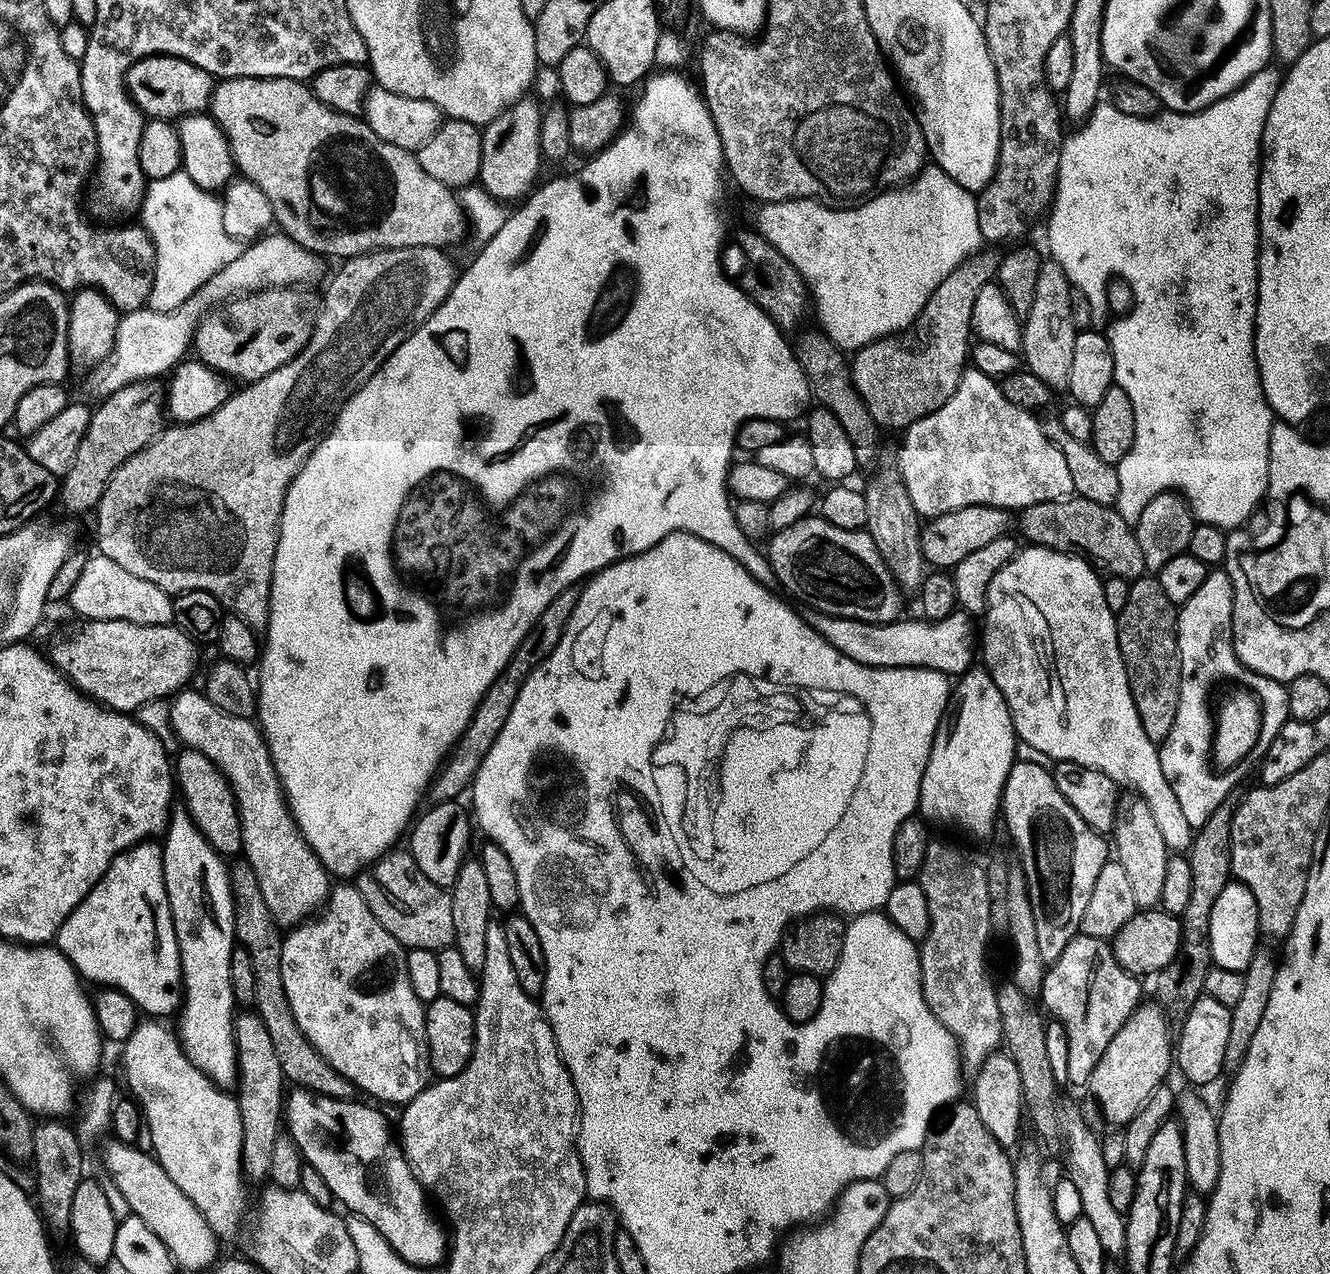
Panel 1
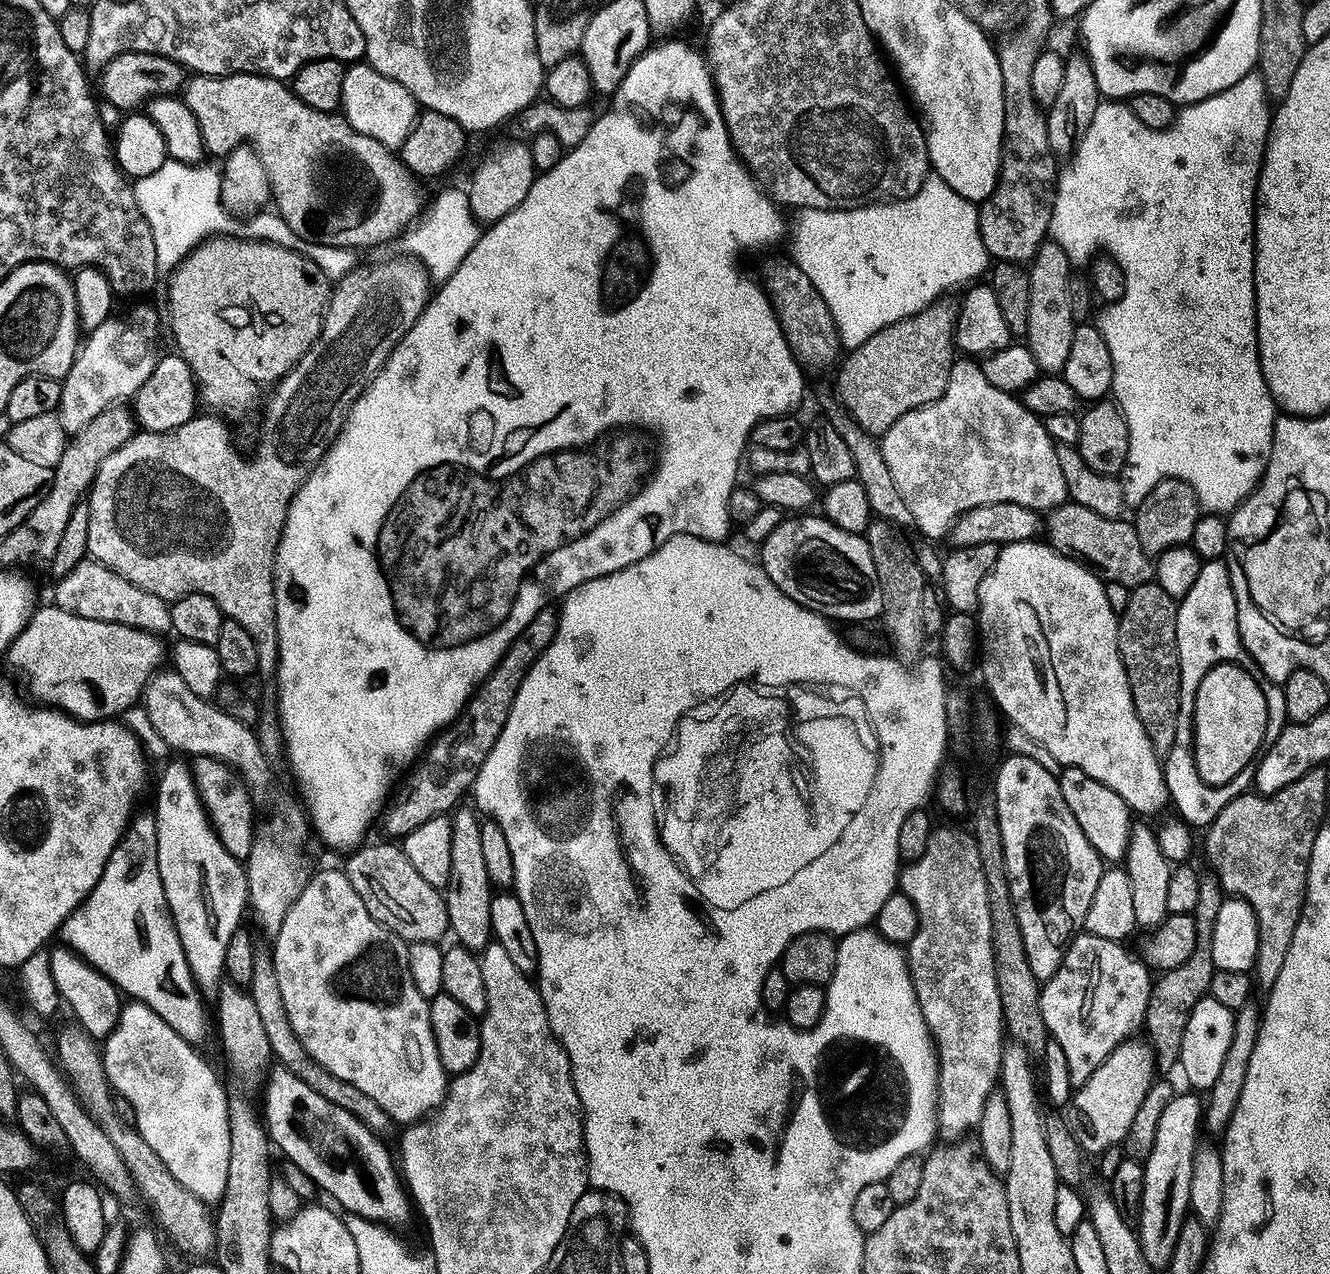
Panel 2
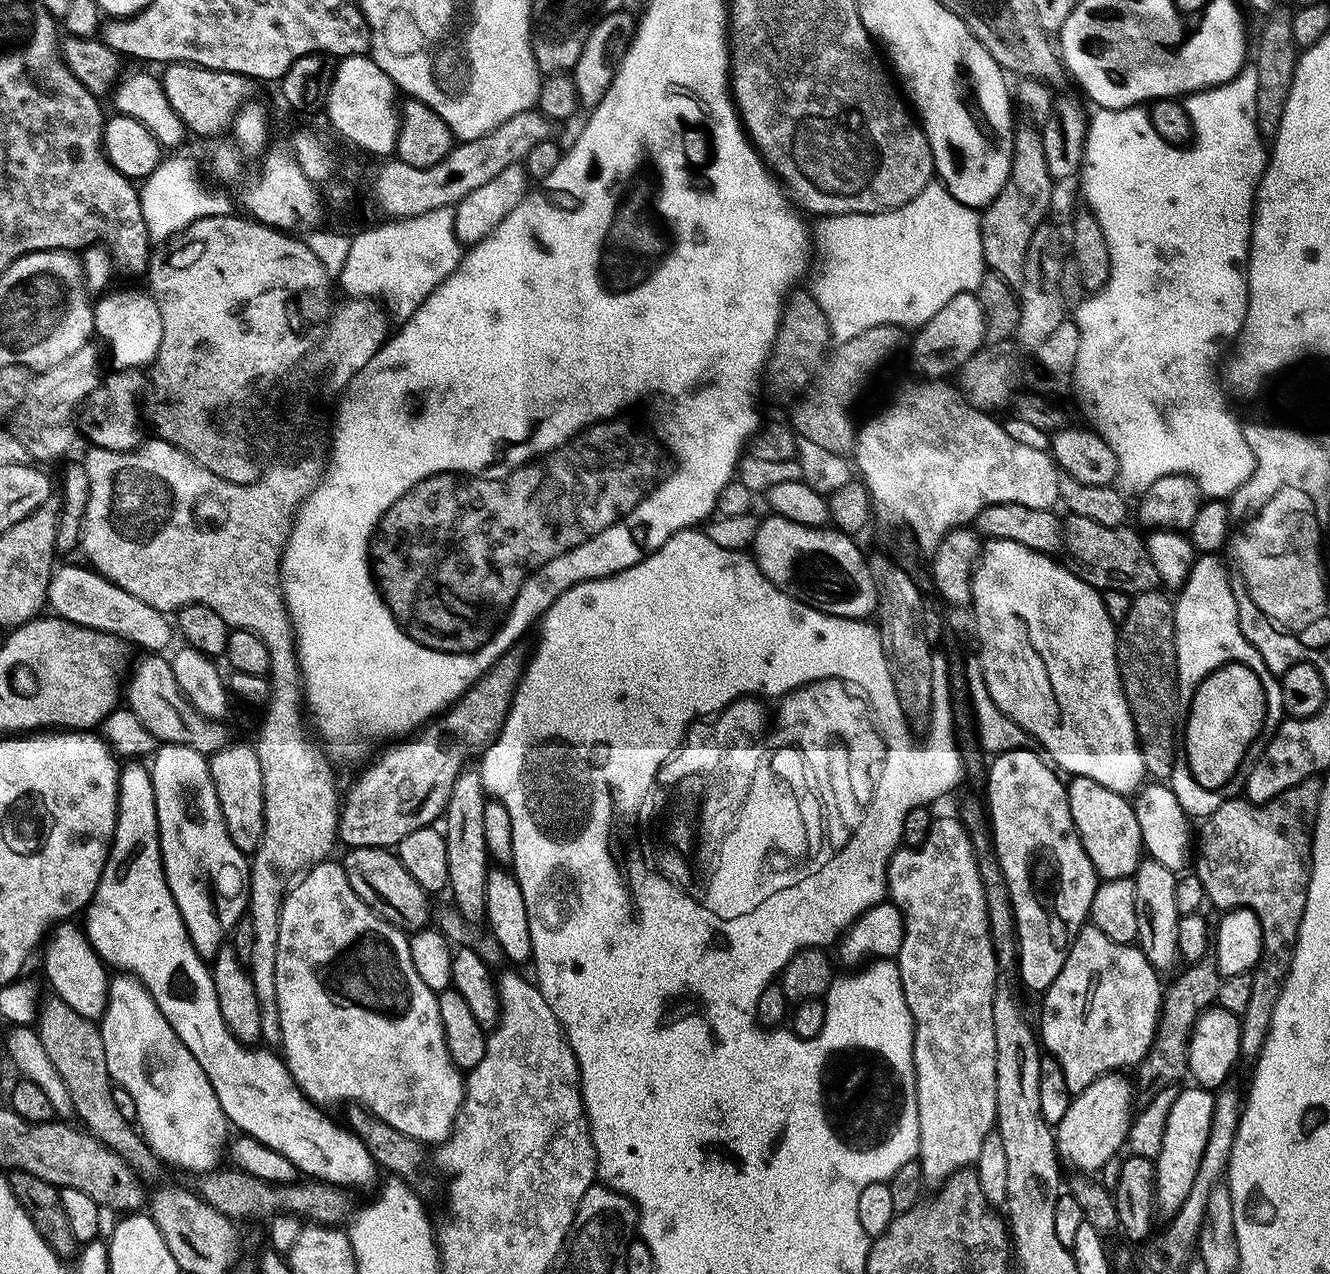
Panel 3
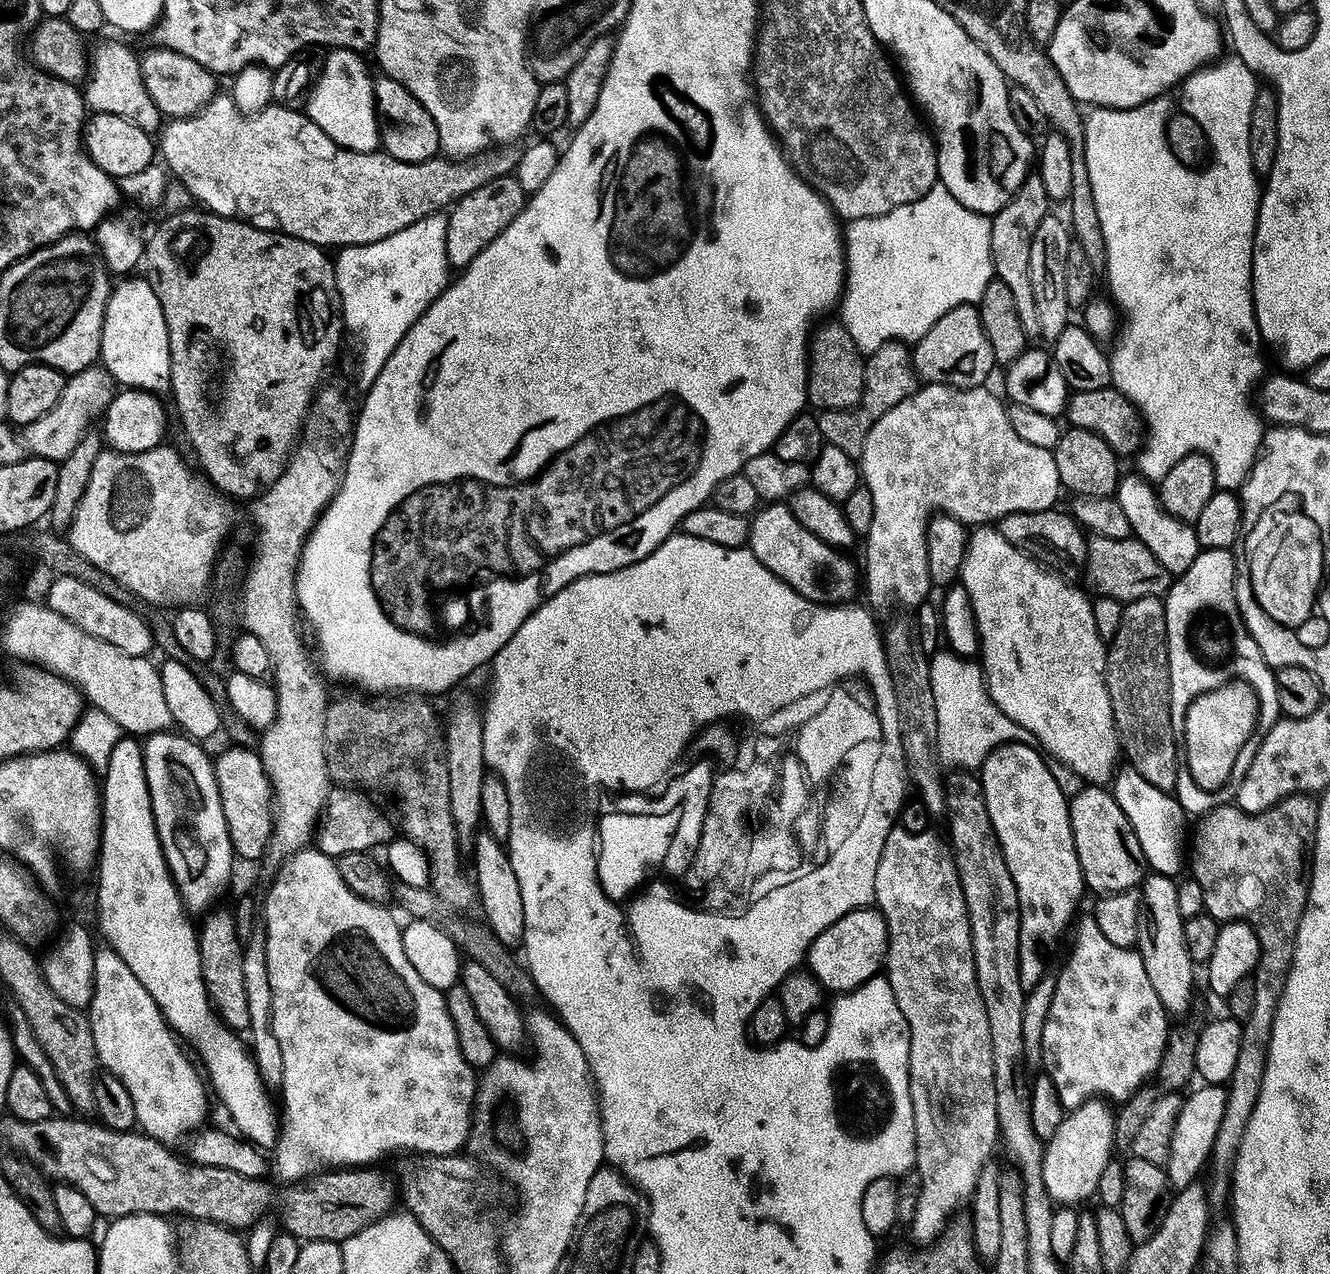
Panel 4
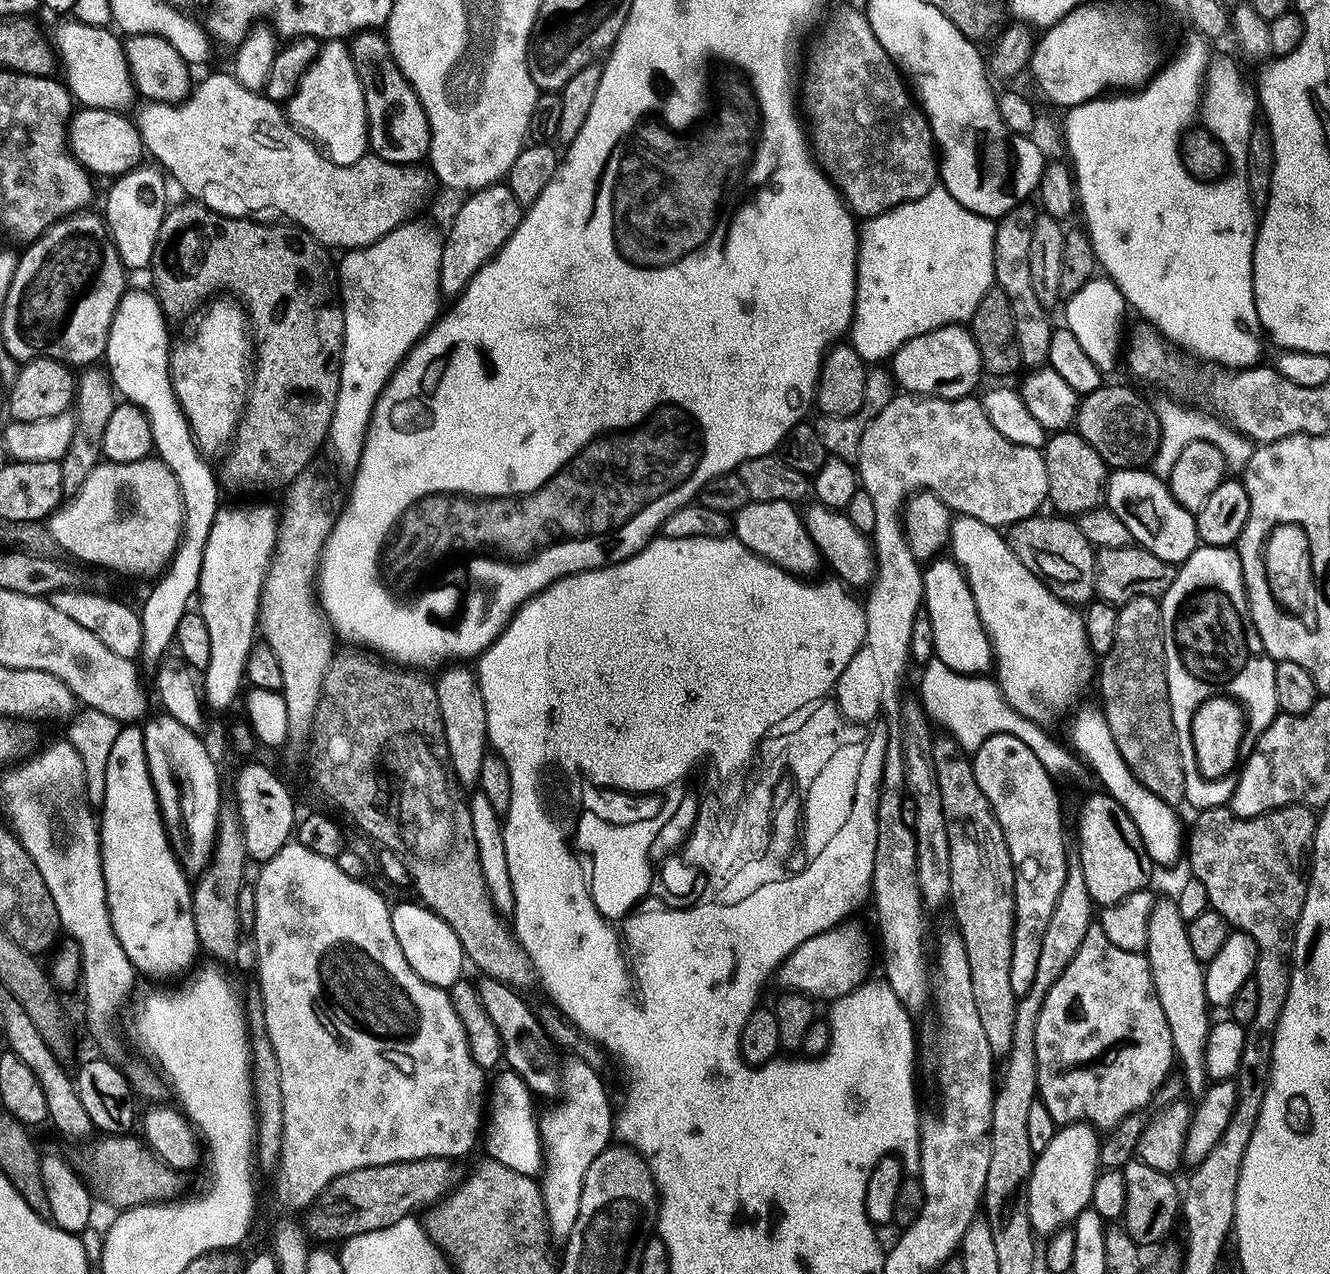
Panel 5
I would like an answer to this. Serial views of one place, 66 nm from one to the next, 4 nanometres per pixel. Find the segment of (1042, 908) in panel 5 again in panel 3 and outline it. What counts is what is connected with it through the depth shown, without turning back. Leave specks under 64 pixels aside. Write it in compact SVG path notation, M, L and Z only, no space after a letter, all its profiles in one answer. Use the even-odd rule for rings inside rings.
M1019 748L1009 752L1001 752L991 757L986 768L986 789L988 788L988 800L986 799L986 812L990 817L990 835L996 861L1000 863L1000 869L1004 875L1006 886L1010 890L1010 902L1016 915L1016 946L1018 949L1018 973L1020 980L1032 992L1043 994L1048 987L1058 978L1062 966L1066 962L1069 950L1076 940L1076 935L1085 927L1089 919L1098 877L1082 842L1078 838L1078 830L1074 826L1074 818L1070 818L1070 802L1068 801L1068 790L1065 781L1058 775L1057 769L1043 755L1038 756L1032 748Z

